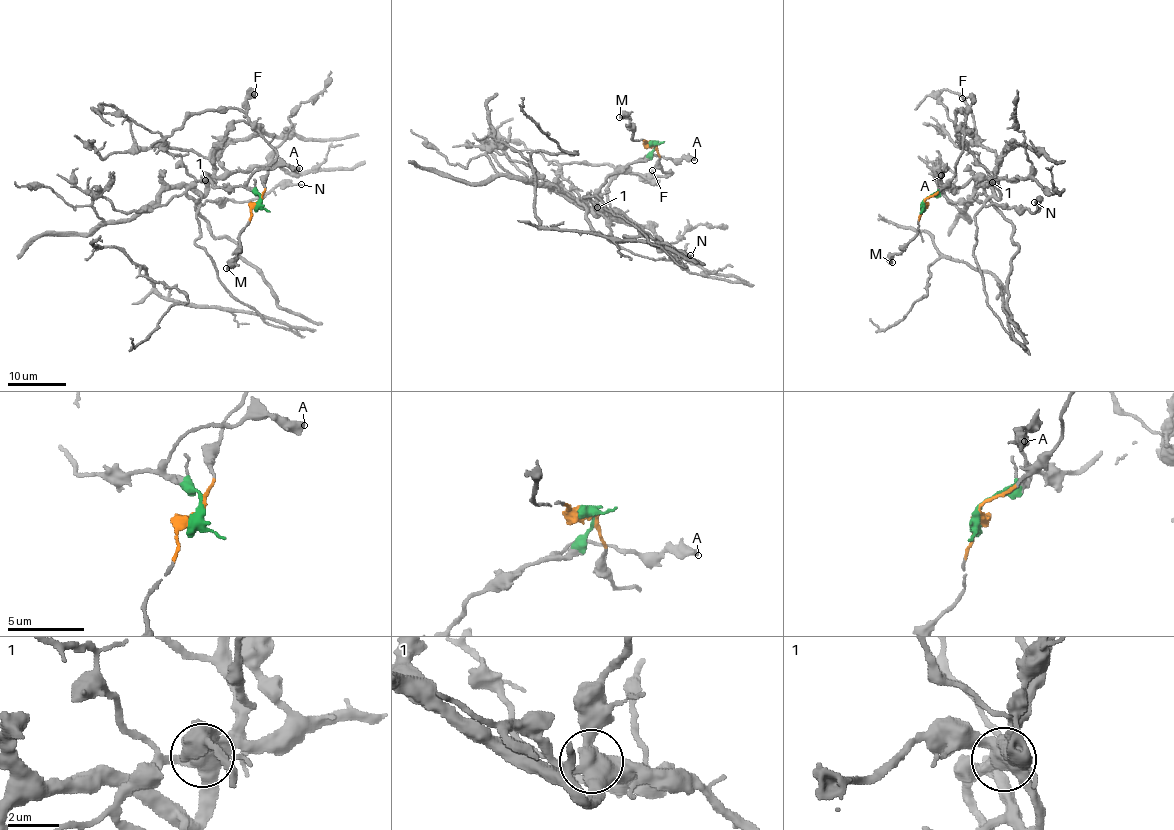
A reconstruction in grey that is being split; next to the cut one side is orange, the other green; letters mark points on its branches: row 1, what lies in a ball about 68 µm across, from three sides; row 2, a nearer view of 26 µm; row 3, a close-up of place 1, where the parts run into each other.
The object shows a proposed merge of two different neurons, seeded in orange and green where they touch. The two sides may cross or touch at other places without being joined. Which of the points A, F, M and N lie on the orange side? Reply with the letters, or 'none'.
F, M

